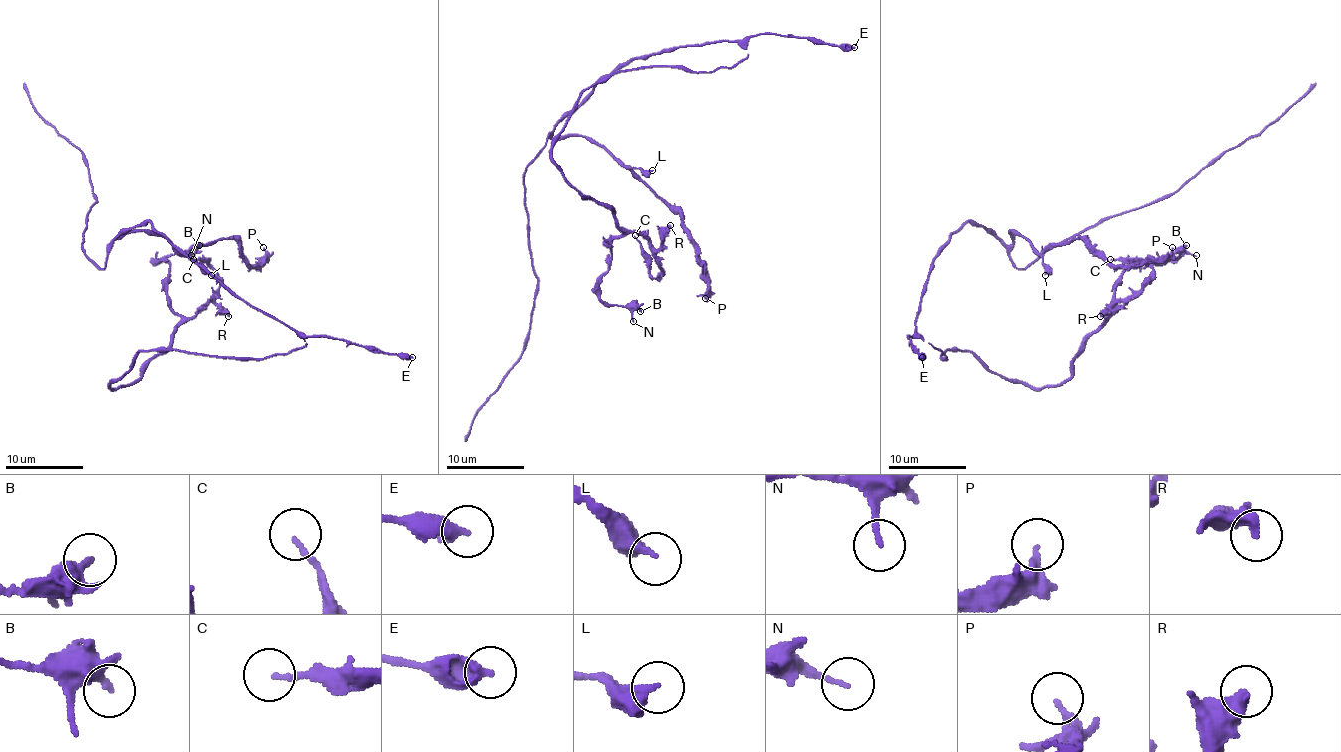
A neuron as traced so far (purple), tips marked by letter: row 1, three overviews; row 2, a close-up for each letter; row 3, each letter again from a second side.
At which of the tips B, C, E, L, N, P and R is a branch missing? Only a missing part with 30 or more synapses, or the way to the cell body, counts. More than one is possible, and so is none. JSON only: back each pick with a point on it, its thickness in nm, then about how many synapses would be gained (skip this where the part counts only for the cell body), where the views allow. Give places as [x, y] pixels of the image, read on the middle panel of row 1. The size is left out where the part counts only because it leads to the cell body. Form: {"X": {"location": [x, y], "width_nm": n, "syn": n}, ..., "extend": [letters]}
{"extend": []}

